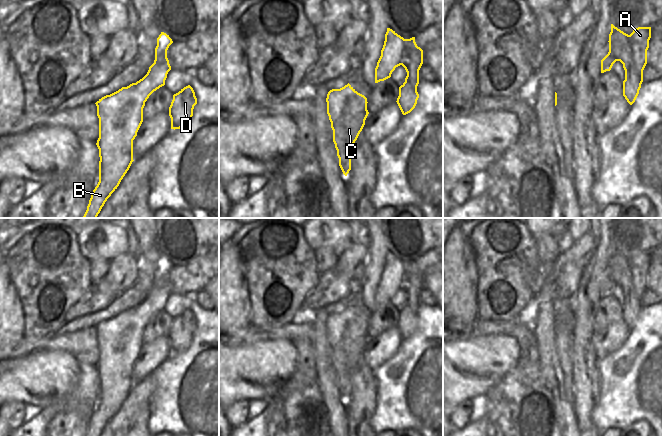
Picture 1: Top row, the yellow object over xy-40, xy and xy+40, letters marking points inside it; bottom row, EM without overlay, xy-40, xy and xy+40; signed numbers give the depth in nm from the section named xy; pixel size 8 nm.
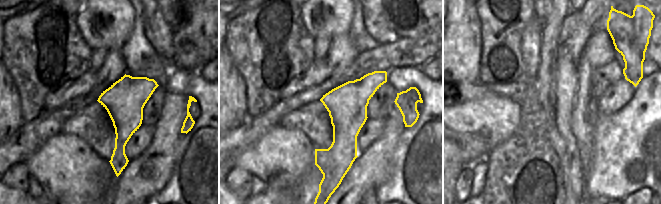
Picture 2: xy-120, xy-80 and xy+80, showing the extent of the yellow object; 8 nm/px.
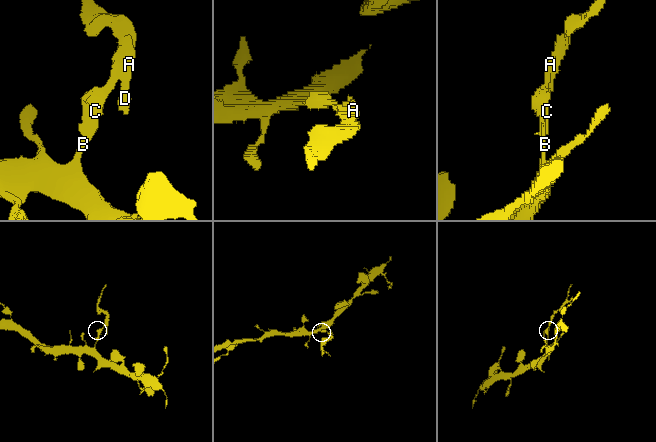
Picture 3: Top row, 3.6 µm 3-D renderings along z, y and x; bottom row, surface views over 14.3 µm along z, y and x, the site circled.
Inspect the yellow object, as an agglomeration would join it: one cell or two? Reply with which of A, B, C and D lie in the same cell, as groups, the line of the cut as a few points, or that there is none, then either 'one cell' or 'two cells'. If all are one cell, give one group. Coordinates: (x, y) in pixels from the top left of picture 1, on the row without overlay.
groups A D / B C; cut xy-40 (153, 287), (168, 295); two cells

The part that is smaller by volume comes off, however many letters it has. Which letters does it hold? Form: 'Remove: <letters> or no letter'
Remove: A, D.

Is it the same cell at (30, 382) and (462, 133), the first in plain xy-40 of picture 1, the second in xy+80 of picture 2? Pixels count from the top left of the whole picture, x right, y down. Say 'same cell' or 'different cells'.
same cell

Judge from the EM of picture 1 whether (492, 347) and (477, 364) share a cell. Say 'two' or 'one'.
one

